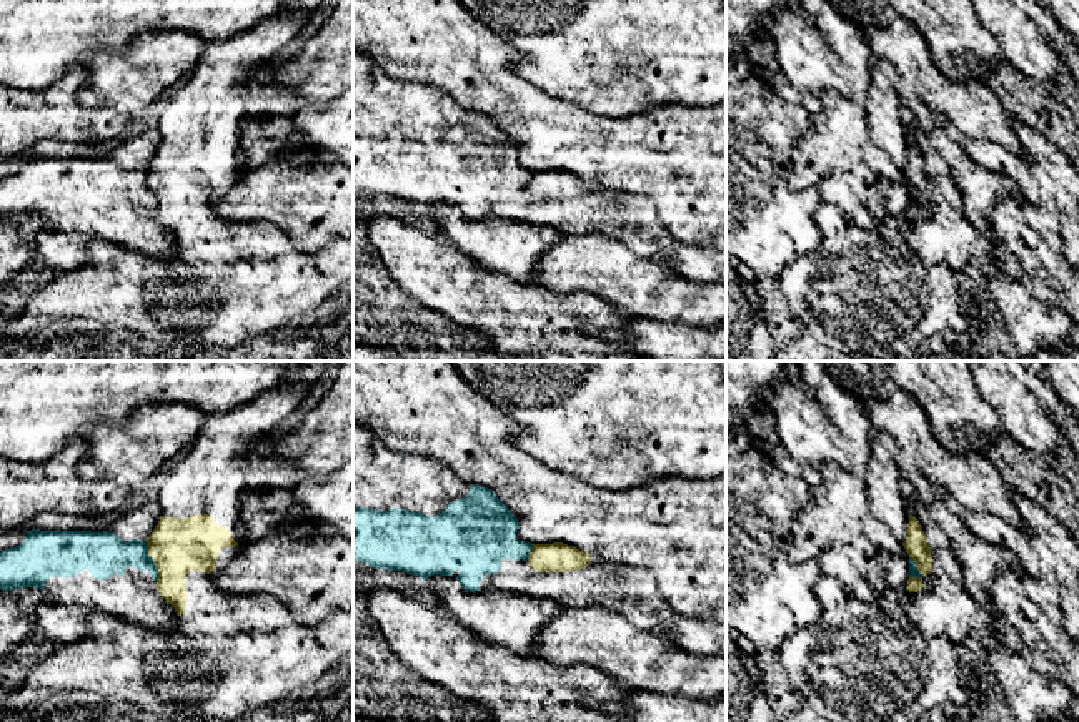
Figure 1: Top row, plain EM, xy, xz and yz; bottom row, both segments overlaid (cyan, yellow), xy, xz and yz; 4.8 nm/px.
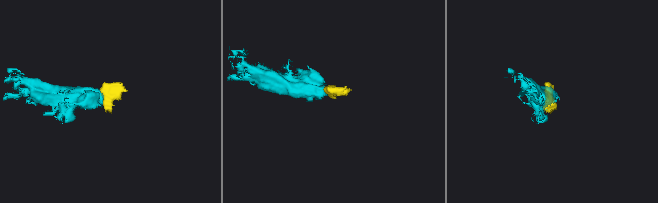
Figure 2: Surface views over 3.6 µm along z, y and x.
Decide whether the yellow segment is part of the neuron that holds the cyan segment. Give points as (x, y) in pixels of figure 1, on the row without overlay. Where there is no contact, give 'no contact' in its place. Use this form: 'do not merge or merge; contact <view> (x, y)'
do not merge; contact xy (154, 188)

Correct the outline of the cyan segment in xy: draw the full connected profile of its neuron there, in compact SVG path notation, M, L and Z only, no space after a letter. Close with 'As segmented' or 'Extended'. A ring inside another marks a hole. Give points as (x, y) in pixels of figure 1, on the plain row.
M27 158L25 168L0 178L0 216L37 215L42 226L35 236L37 256L58 271L70 271L88 261L87 246L107 240L150 256L168 256L175 235L157 218L157 193L147 168L122 168L108 158Z. Extended

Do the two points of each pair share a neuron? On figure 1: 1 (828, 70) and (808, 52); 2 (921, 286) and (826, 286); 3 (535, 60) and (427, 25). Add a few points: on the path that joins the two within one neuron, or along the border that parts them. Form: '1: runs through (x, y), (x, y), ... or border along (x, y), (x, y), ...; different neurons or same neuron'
1: runs through (823, 67), (813, 57); same neuron
2: runs through (898, 280), (850, 280); same neuron
3: border along (492, 30), (520, 54), (512, 67), (541, 89); different neurons

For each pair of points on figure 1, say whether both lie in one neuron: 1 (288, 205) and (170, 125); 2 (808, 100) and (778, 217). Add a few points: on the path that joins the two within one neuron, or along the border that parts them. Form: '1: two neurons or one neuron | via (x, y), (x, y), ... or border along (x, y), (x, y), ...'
1: two neurons | border along (238, 168), (237, 177)
2: two neurons | border along (773, 89), (783, 98), (800, 103), (810, 113)

